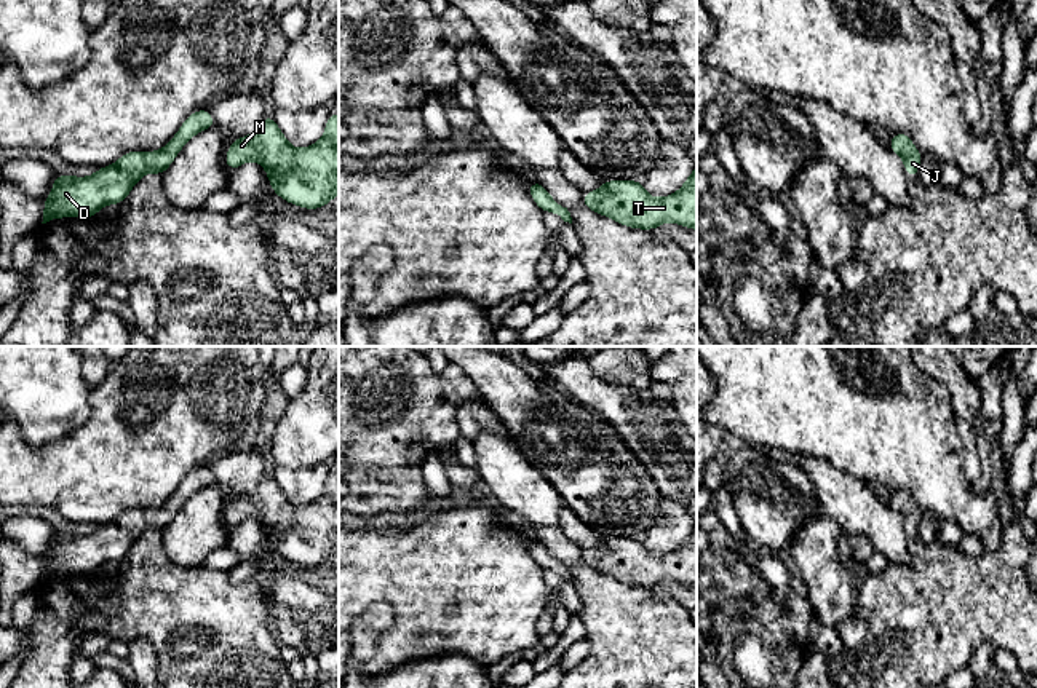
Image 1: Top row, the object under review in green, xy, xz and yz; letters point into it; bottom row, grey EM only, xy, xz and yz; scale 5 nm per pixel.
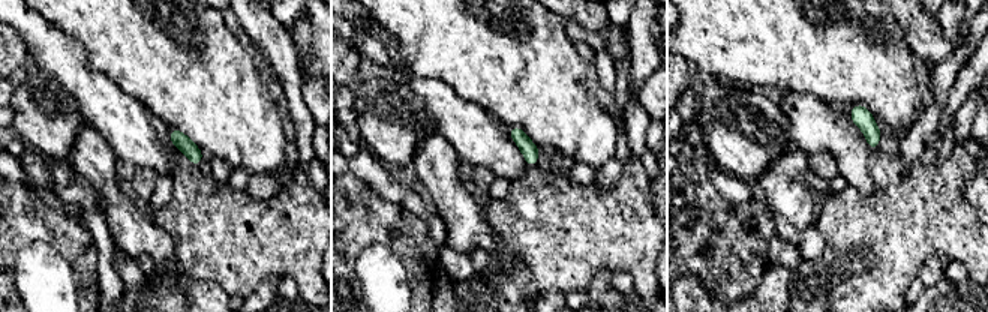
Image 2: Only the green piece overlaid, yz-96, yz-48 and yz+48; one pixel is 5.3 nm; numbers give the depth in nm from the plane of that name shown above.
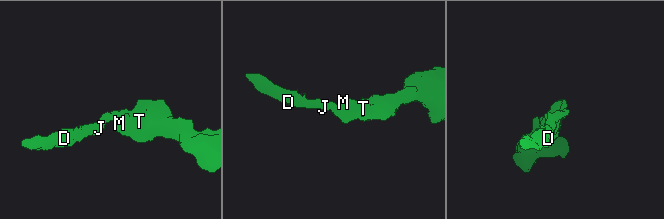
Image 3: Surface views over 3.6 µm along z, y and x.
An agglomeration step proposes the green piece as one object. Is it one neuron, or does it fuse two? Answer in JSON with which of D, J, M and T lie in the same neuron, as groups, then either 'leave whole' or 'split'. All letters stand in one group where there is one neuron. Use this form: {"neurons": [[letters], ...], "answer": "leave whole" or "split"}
{"neurons": [["D", "J", "M", "T"]], "answer": "leave whole"}

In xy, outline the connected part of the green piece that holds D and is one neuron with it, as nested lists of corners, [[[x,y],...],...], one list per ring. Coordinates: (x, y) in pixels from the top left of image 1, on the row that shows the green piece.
[[[208,109],[190,113],[176,136],[157,152],[134,150],[113,164],[97,168],[89,177],[54,176],[54,185],[45,200],[43,222],[62,217],[94,217],[105,204],[118,206],[133,187],[147,174],[161,174],[171,166],[184,145],[200,131],[214,128]]]

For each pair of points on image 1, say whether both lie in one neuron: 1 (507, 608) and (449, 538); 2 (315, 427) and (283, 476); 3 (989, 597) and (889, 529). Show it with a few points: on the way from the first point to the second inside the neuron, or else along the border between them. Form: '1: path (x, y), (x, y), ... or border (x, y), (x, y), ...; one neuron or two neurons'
1: path (489, 591), (456, 556); one neuron
2: border (321, 462), (297, 468), (270, 465); two neurons
3: border (909, 543), (909, 561), (906, 564), (889, 562); two neurons

